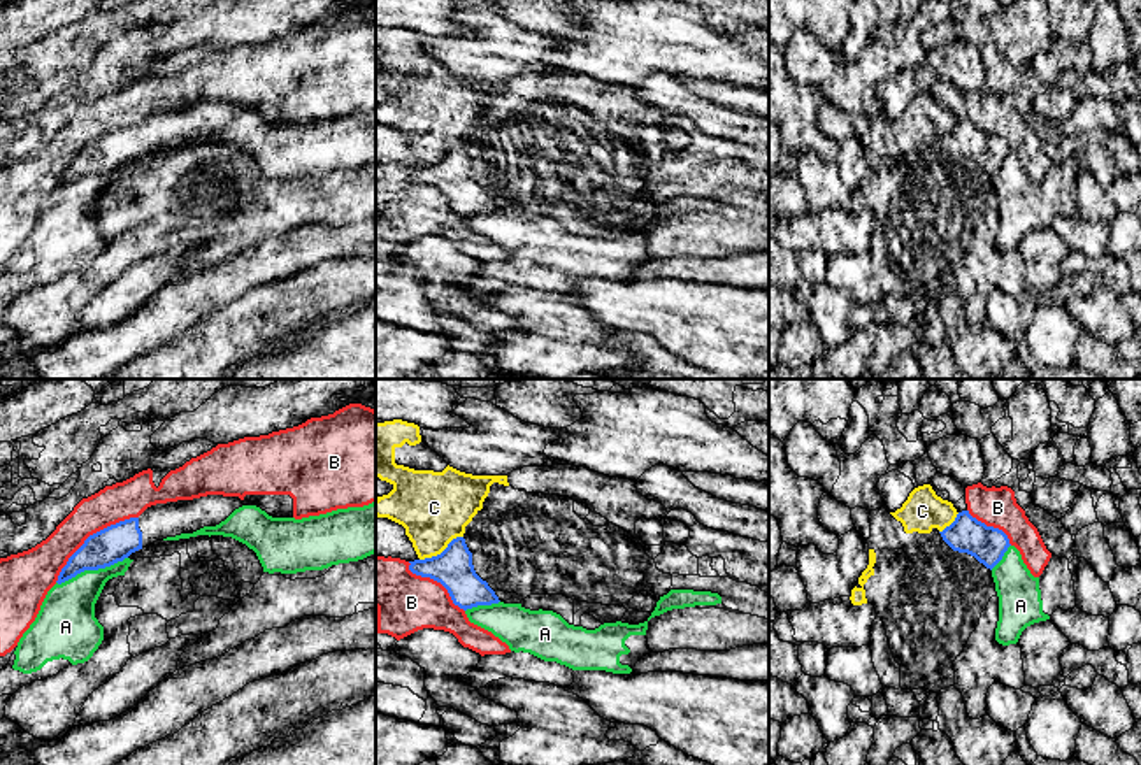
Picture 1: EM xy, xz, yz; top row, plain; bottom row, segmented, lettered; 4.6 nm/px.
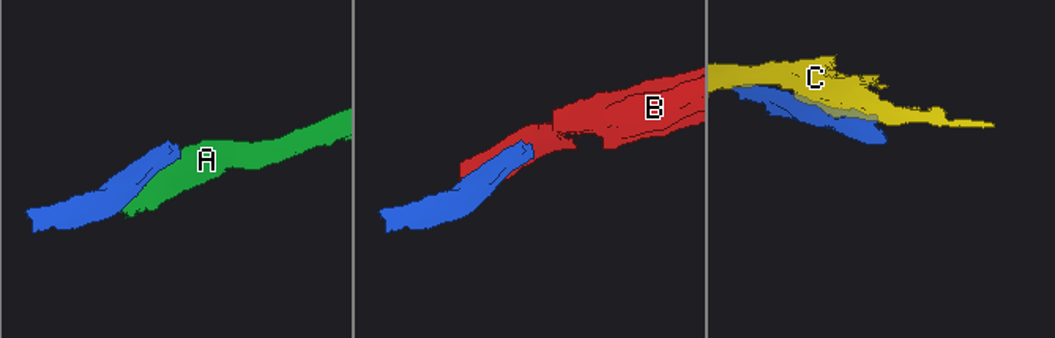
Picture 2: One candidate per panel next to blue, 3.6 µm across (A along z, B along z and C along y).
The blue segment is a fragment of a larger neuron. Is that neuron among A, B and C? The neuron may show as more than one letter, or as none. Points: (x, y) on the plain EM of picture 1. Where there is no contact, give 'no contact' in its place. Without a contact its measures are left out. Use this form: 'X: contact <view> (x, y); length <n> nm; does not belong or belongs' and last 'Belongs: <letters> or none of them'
A: contact xy (92, 176); length 340 nm; does not belong
B: contact xy (90, 142); length 480 nm; does not belong
C: contact xz (443, 158); length 240 nm; does not belong
Belongs: none of them

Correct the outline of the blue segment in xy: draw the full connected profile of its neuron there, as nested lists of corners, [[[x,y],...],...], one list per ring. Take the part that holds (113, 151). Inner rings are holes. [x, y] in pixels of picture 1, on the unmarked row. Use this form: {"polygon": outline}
{"polygon": [[[207,102],[151,112],[139,125],[119,128],[90,142],[68,165],[56,189],[61,191],[84,177],[111,174],[156,147],[216,133],[242,112],[255,111],[235,104]]]}

